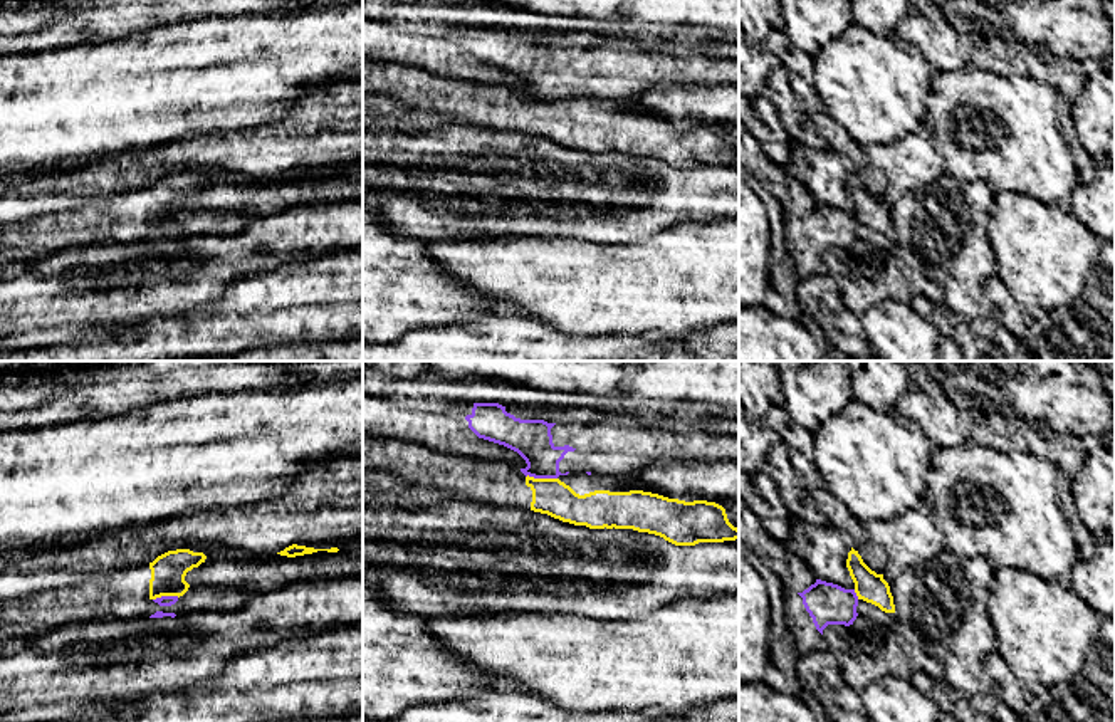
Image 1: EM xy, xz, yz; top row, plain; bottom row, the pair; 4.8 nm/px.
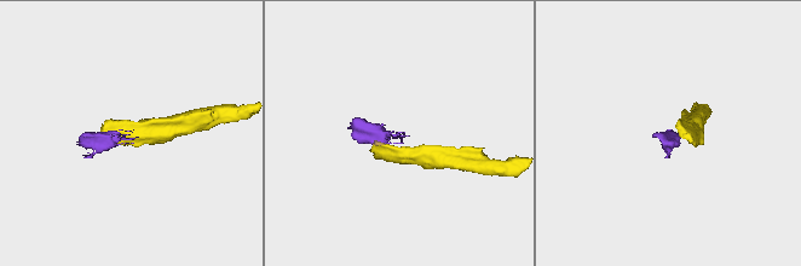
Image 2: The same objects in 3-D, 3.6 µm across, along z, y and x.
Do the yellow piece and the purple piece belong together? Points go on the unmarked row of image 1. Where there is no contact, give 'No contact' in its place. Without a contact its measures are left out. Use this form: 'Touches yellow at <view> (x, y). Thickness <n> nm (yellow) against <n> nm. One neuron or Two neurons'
Touches yellow at xz (541, 103). Thickness 180 nm (yellow) against 190 nm. Two neurons

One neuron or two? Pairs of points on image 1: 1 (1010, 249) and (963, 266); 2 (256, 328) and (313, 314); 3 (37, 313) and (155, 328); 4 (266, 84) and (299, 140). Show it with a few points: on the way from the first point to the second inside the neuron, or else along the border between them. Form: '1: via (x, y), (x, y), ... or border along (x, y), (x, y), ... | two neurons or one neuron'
1: border along (986, 224), (986, 237), (996, 262), (996, 276) | two neurons
2: via (269, 329), (299, 328) | one neuron
3: border along (187, 311), (177, 316), (151, 316), (148, 319) | two neurons
4: border along (289, 111), (277, 121), (247, 128) | two neurons

